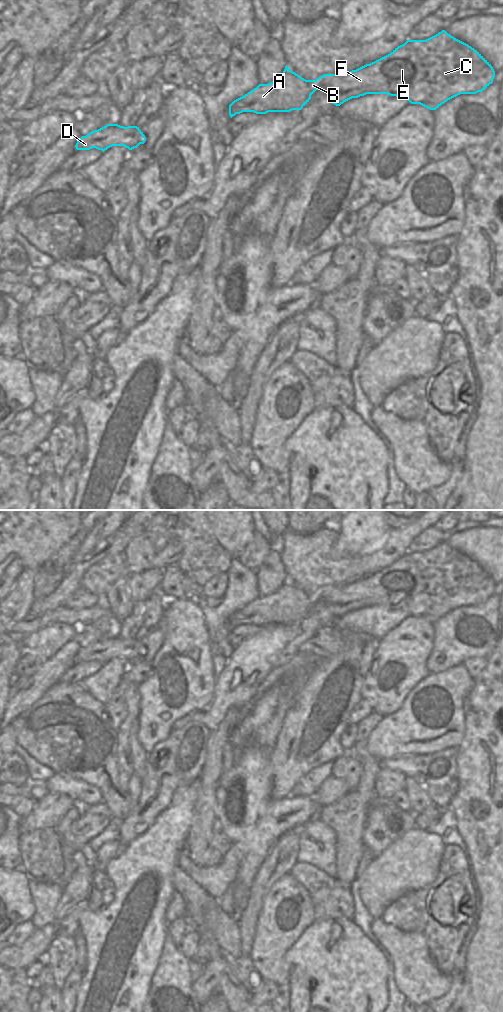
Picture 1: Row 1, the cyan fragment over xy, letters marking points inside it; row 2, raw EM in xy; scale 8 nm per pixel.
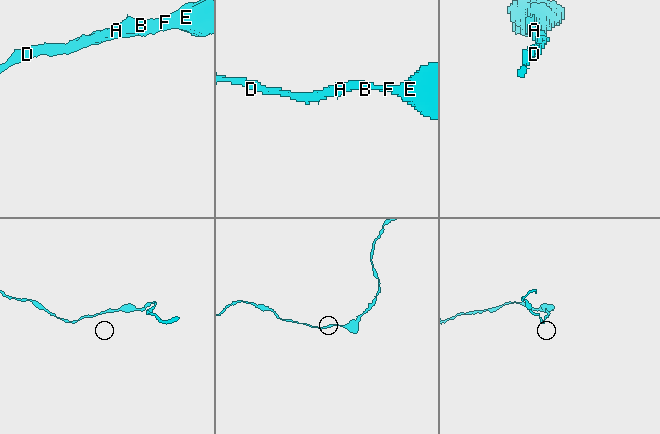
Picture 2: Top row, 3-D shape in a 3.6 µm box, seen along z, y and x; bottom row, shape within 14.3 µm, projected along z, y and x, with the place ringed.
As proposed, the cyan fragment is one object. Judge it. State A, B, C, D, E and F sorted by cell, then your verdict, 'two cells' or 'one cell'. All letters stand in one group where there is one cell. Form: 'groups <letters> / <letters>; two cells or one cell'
groups A B C D E F; one cell

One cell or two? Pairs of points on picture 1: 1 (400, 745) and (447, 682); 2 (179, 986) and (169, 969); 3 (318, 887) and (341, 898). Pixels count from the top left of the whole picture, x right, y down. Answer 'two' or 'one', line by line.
1: one
2: one
3: one

